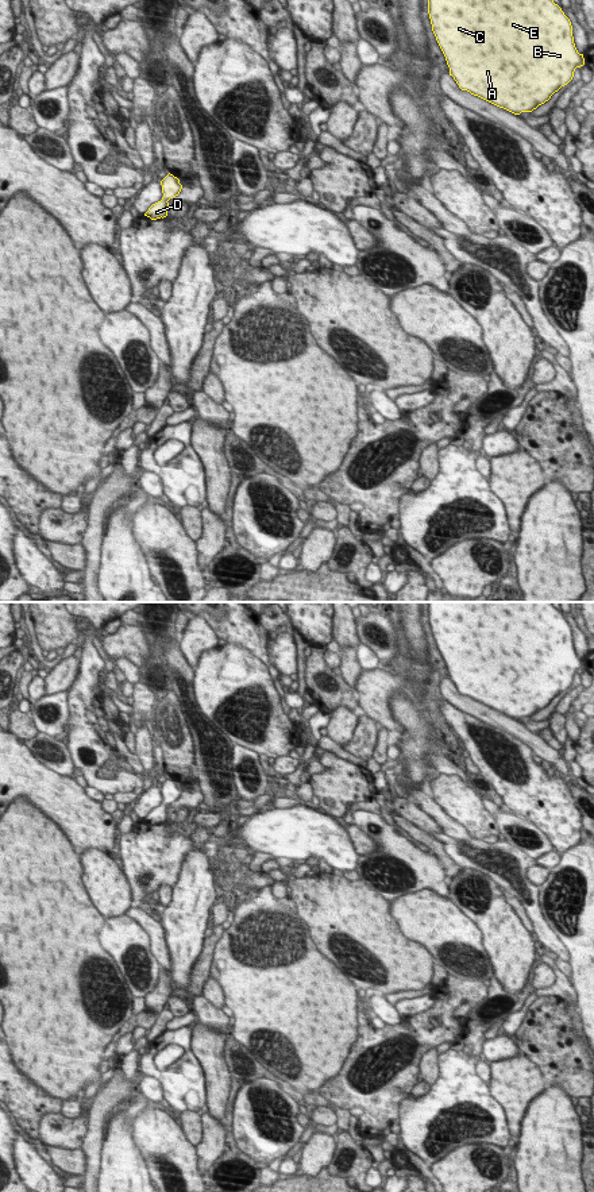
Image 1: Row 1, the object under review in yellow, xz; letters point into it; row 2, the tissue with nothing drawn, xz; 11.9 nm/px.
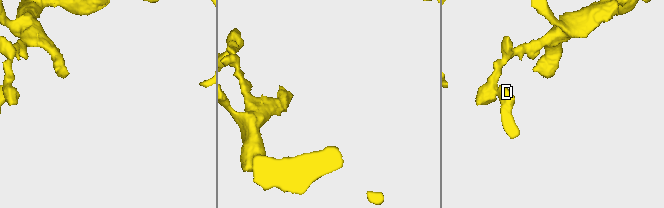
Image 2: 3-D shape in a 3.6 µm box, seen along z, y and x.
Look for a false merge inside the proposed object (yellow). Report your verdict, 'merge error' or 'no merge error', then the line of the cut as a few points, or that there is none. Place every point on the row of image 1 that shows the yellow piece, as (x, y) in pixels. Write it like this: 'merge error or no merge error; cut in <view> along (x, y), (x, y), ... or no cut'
no merge error; no cut

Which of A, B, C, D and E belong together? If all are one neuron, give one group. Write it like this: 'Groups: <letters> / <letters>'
Groups: A B C D E.

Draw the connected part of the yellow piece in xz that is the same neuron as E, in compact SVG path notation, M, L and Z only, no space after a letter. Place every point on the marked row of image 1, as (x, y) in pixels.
M428 0L428 13L450 76L459 88L514 115L532 112L548 101L585 65L574 43L571 22L554 0Z

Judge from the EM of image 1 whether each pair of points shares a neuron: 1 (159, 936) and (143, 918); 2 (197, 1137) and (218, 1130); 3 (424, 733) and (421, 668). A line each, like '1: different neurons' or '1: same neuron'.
1: same neuron
2: different neurons
3: same neuron

